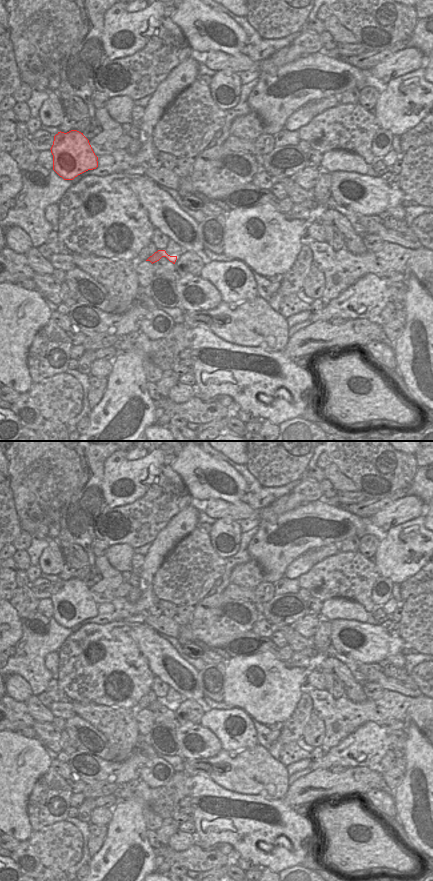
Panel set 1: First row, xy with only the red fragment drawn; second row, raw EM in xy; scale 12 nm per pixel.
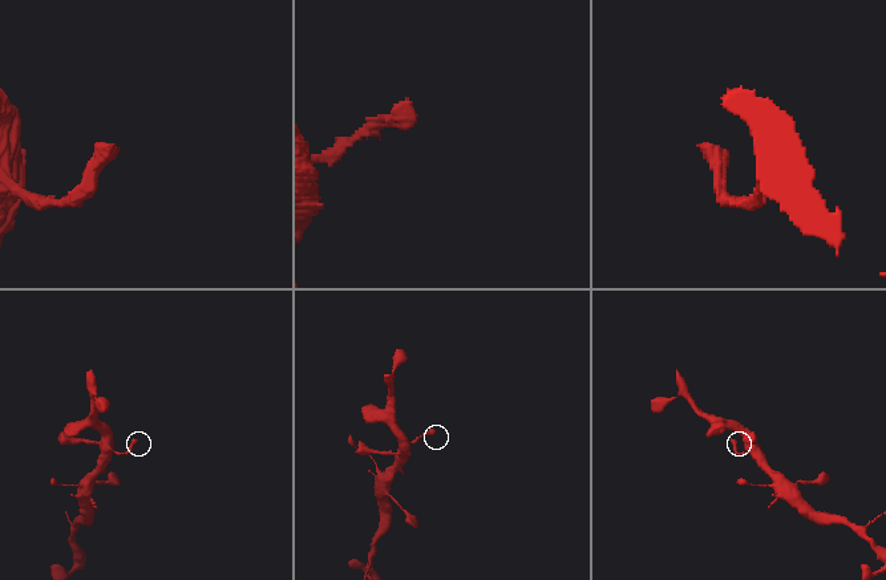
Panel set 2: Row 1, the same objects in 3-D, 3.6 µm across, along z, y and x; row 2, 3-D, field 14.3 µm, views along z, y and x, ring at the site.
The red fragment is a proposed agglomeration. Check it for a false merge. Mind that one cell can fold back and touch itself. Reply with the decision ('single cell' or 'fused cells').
single cell

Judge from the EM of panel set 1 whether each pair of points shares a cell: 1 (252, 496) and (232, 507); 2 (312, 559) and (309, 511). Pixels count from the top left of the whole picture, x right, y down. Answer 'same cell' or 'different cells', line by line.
1: different cells
2: different cells

